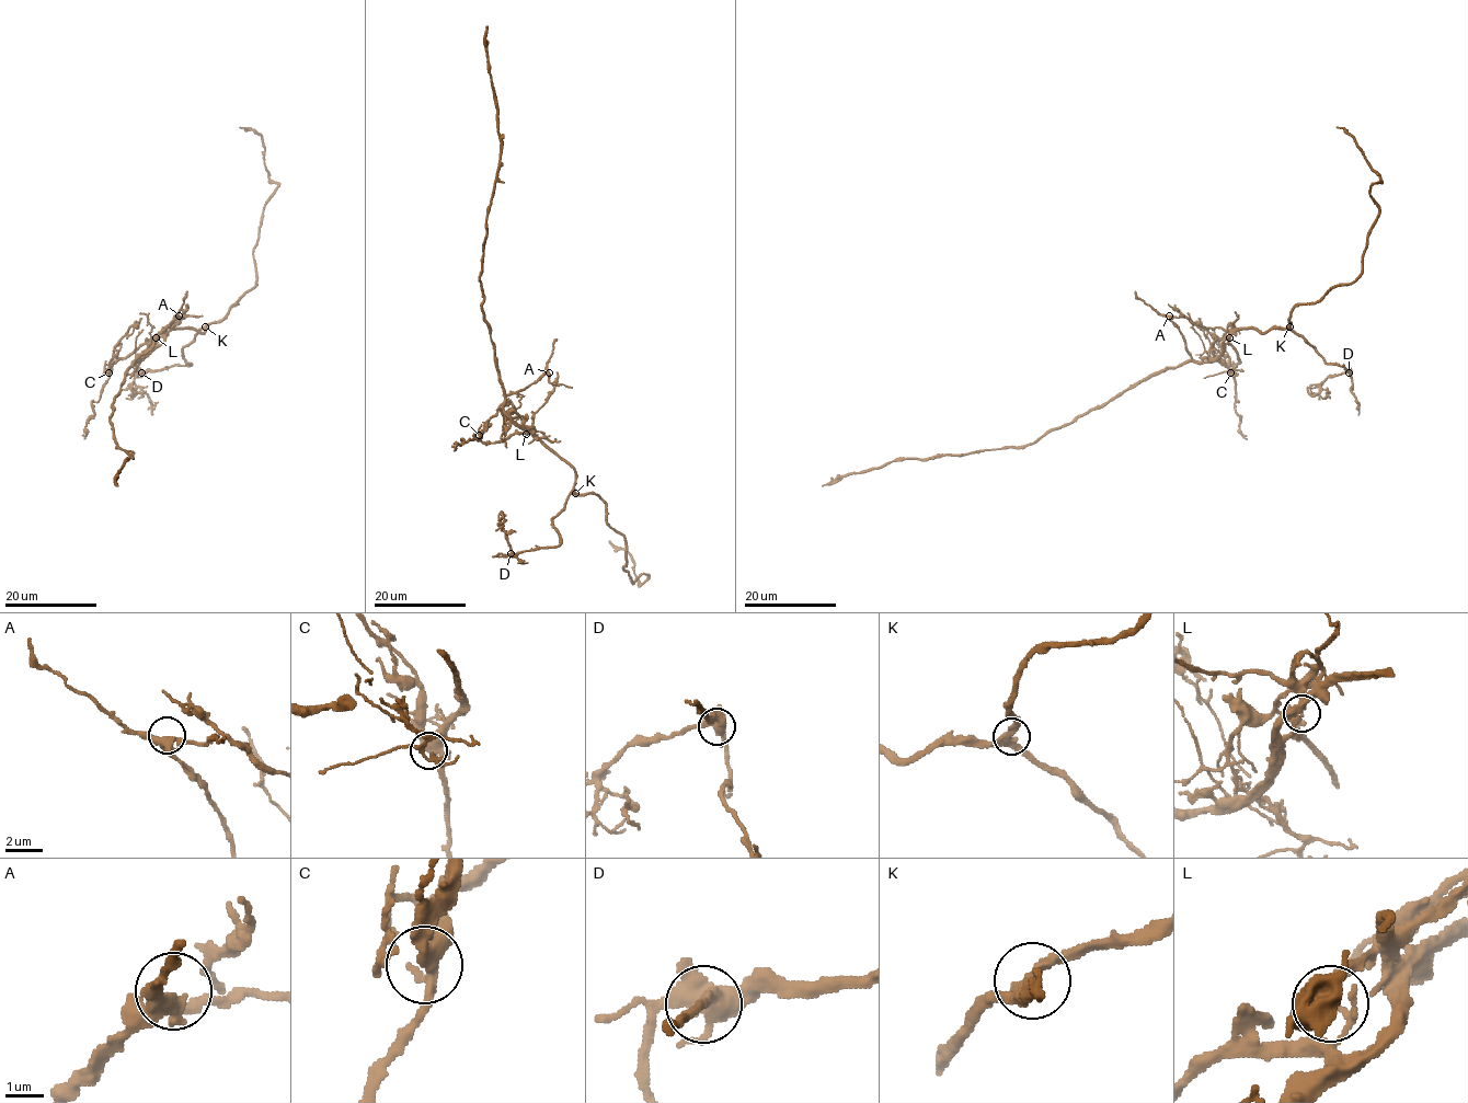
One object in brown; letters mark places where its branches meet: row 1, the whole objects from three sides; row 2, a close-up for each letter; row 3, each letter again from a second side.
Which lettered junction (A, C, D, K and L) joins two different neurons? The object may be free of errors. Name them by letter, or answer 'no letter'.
L

